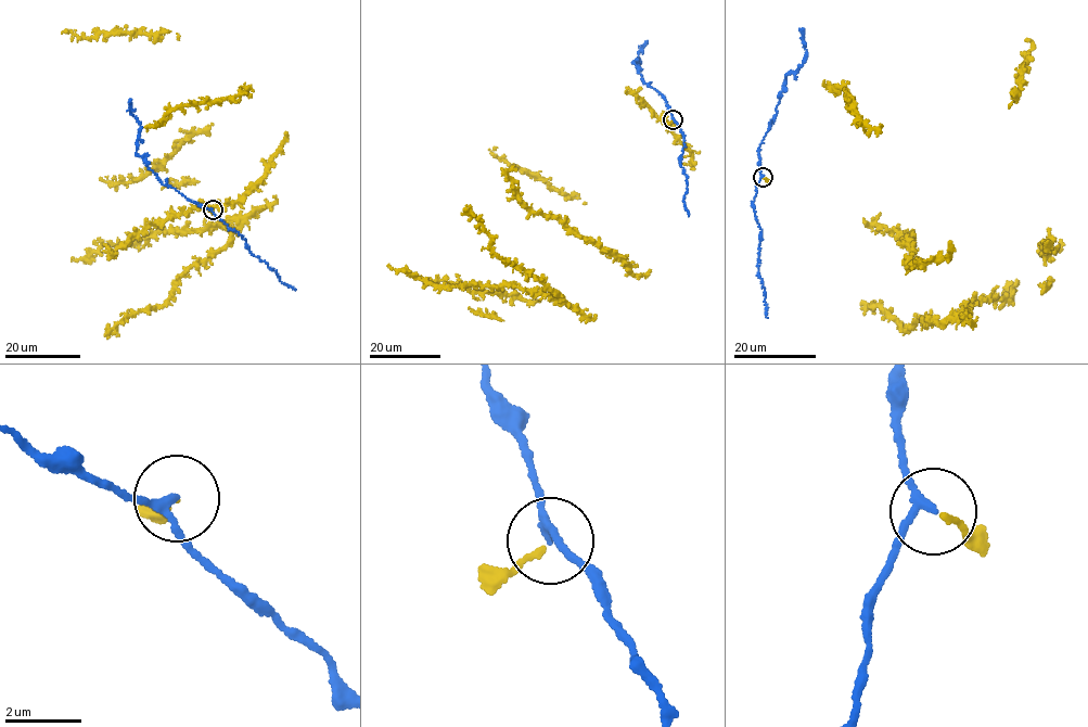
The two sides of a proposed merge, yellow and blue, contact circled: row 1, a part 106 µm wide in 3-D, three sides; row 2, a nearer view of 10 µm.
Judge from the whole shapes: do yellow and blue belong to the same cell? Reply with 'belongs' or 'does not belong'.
belongs

